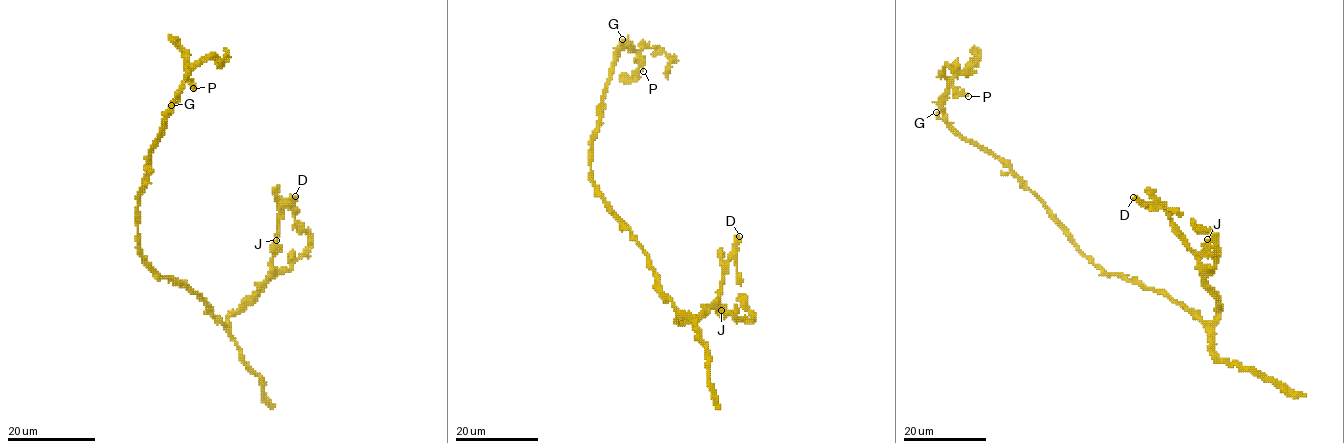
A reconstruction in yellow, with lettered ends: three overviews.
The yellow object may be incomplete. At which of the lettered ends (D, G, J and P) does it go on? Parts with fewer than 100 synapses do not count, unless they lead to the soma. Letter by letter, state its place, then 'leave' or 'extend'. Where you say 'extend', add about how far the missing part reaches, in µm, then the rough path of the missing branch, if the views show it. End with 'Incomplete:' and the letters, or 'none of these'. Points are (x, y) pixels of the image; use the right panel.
D: place (1133, 197); leave
G: place (936, 112); leave
J: place (1207, 239); leave
P: place (968, 96); leave
Incomplete: none of these

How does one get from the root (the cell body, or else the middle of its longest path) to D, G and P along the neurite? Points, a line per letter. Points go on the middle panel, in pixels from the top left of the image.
D: (611, 207), (642, 249), (657, 286), (671, 302), (677, 320), (694, 320), (717, 302), (722, 270), (739, 236)
G: (611, 207), (592, 180), (591, 137), (597, 125), (615, 51), (622, 39)
P: (611, 207), (592, 180), (591, 137), (597, 125), (602, 95), (616, 55), (627, 46), (641, 61), (643, 71)

